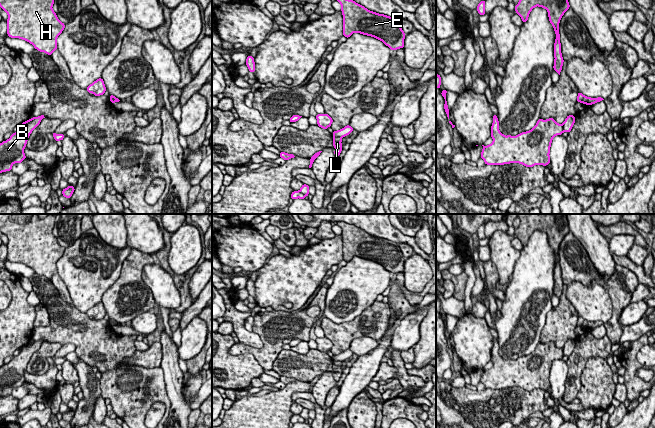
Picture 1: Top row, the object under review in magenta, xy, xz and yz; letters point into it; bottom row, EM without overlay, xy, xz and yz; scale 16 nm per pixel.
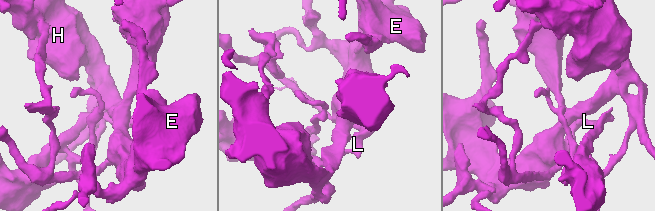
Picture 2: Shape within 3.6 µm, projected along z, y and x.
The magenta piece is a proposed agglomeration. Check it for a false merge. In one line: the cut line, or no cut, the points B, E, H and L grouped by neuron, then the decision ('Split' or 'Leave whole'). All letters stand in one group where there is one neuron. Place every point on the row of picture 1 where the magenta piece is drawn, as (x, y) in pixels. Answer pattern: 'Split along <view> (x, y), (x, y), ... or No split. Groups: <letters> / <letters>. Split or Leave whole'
Split along xz (334, 136), (341, 138). Groups: B L / E H. Split

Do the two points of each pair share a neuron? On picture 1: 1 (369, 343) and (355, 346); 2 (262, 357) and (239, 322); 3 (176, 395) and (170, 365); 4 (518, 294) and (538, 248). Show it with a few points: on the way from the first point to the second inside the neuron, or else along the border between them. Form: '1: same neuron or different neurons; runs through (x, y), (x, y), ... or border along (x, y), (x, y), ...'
1: same neuron; runs through (366, 344), (358, 346)
2: different neurons; border along (240, 341), (255, 348), (263, 346)
3: same neuron; runs through (174, 388), (172, 372)
4: same neuron; runs through (529, 283), (533, 279), (537, 259)

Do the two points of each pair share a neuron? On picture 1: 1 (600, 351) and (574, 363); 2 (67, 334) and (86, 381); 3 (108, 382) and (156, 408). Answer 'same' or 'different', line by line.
1: same
2: different
3: different

